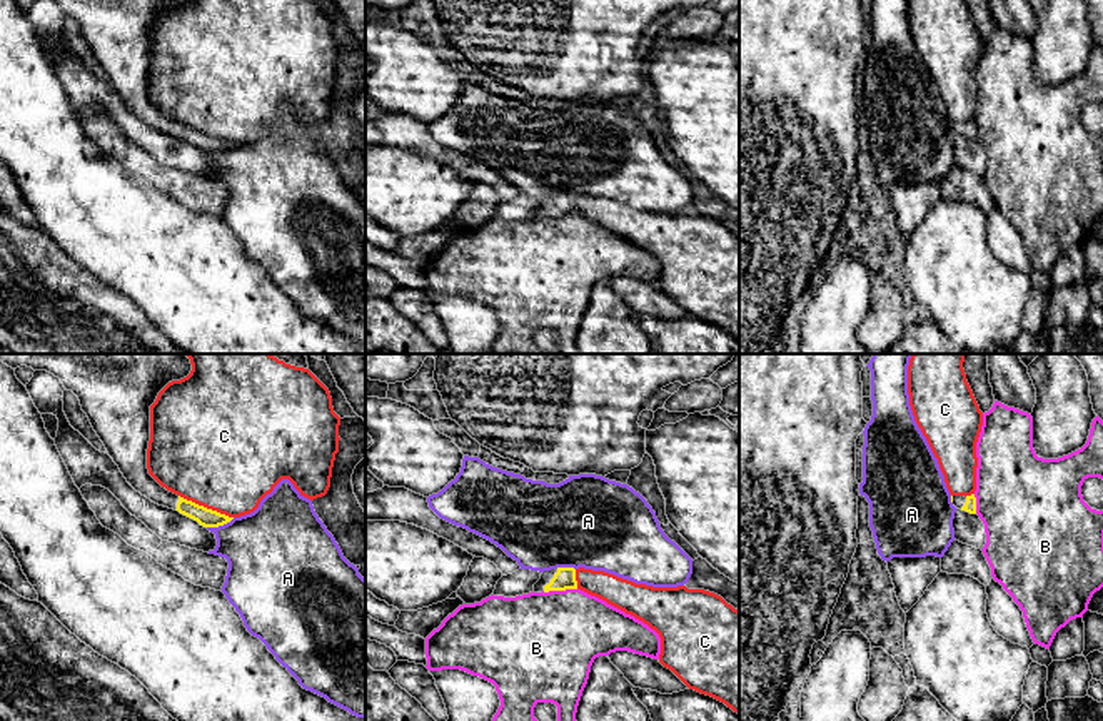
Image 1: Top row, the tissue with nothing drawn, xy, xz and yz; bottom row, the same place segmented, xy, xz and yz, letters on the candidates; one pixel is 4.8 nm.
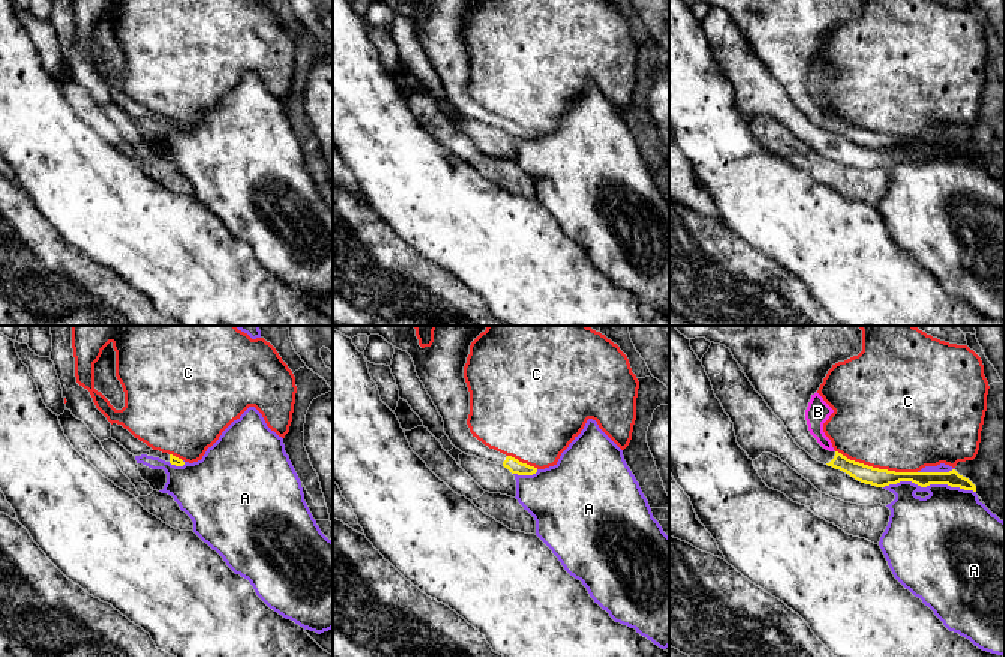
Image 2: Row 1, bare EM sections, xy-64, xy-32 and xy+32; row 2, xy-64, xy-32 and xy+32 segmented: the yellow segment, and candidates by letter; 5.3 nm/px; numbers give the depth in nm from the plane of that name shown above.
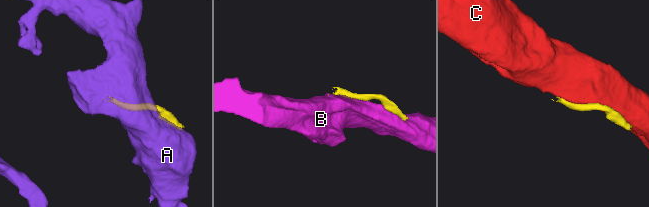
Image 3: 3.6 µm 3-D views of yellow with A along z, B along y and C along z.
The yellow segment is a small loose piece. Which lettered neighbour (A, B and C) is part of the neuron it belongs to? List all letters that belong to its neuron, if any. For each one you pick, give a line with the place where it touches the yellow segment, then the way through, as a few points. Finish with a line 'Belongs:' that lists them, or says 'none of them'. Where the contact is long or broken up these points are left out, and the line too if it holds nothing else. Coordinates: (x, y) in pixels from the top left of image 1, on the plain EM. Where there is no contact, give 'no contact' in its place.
Belongs: none of them

